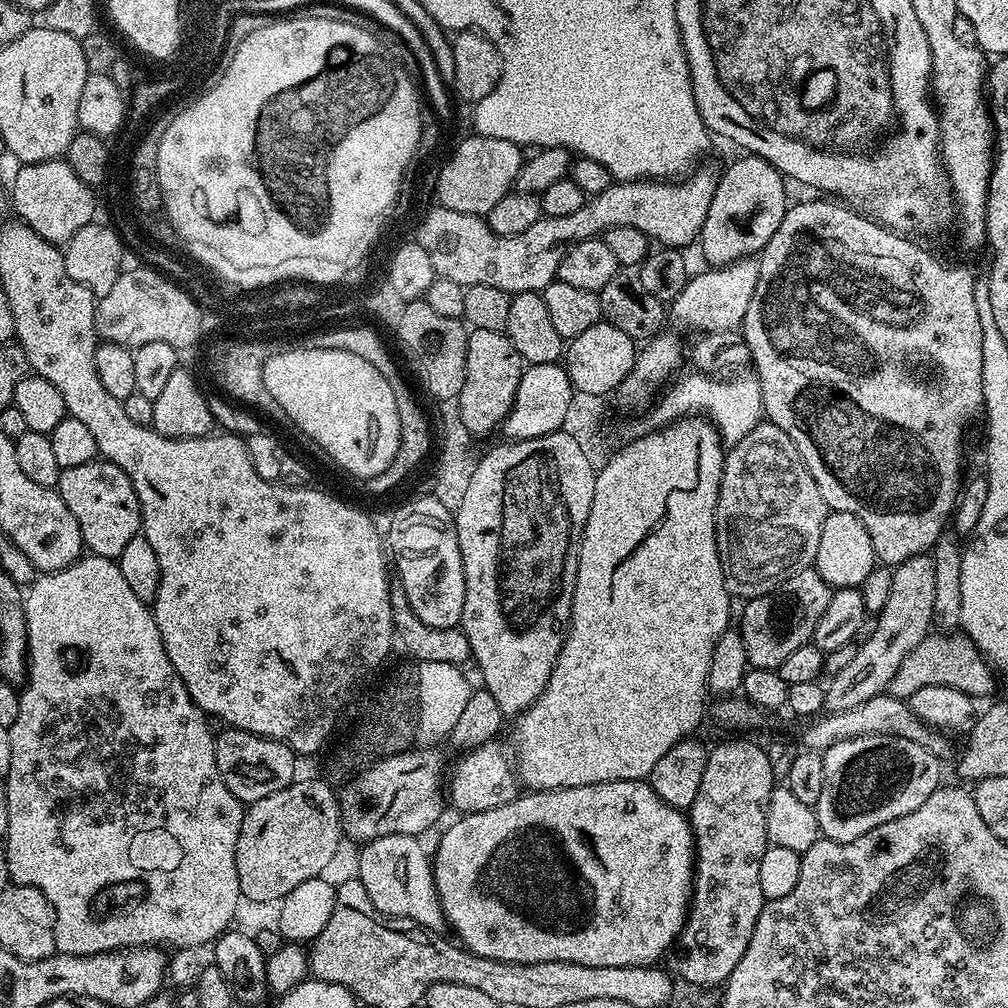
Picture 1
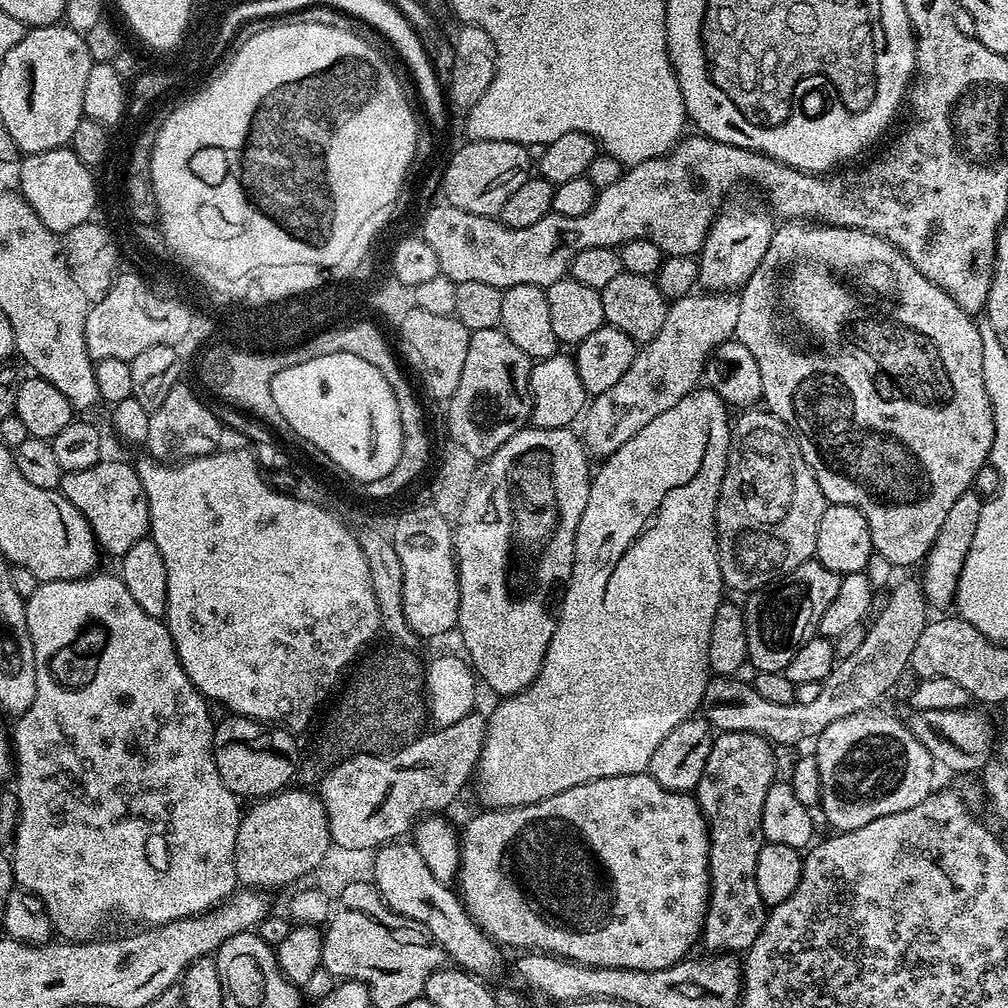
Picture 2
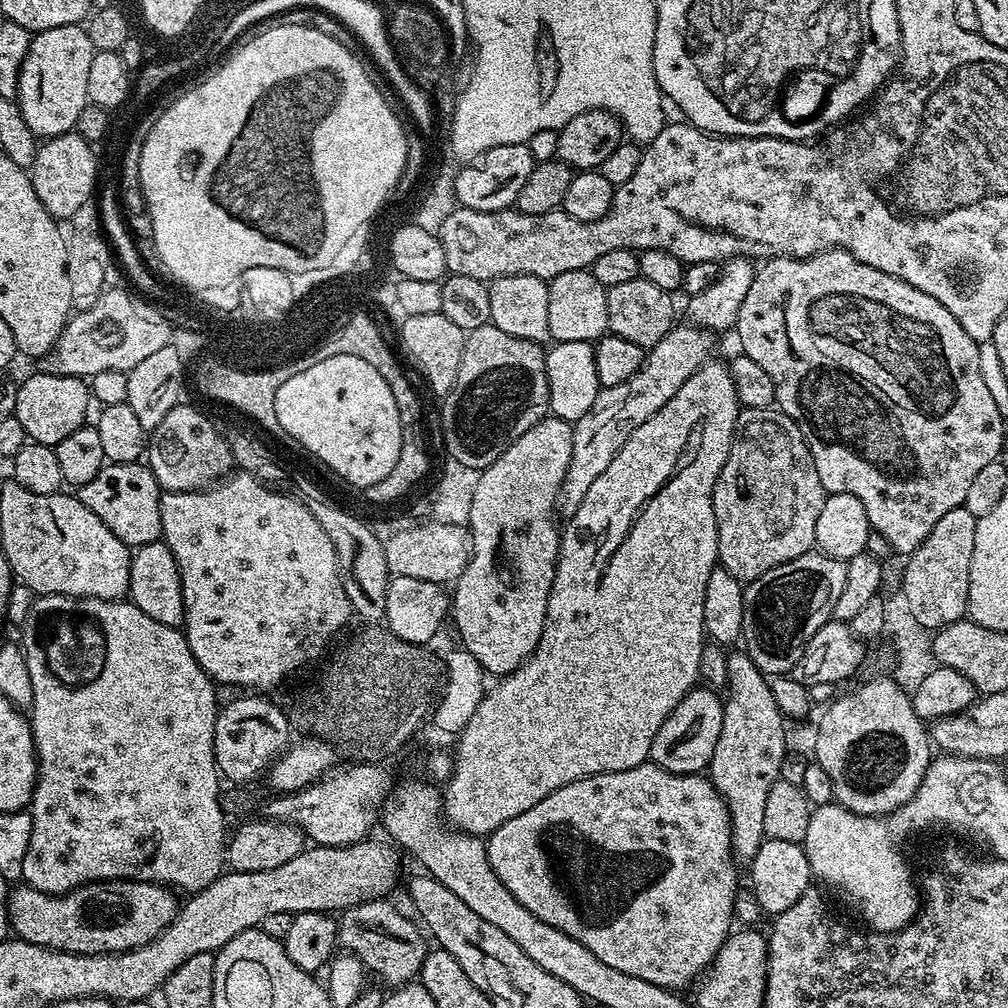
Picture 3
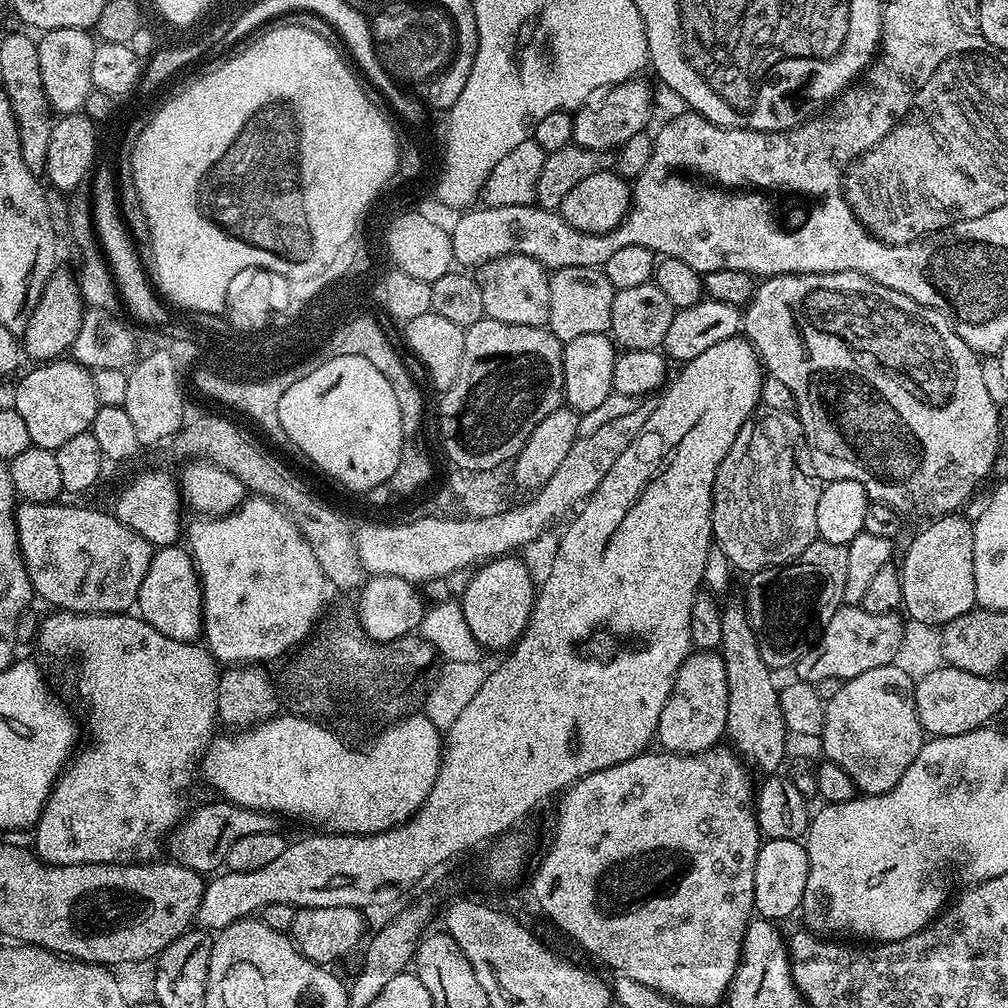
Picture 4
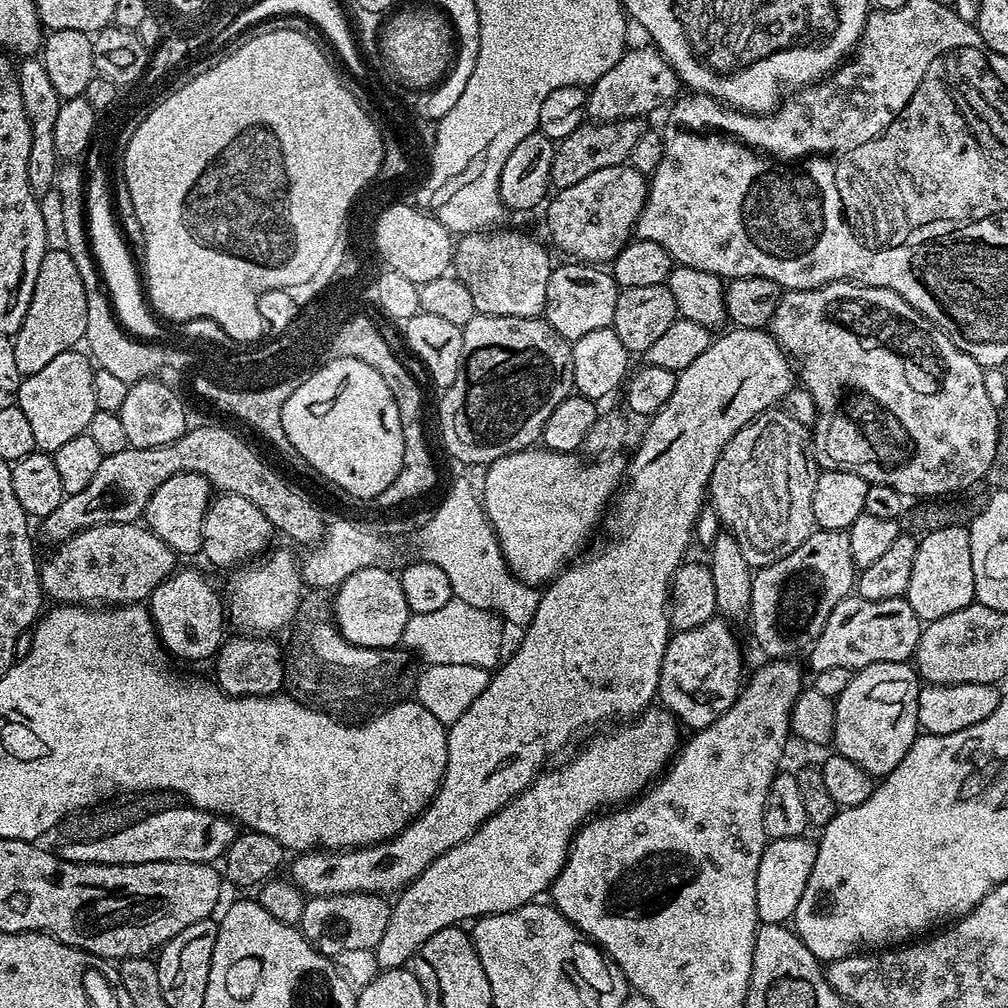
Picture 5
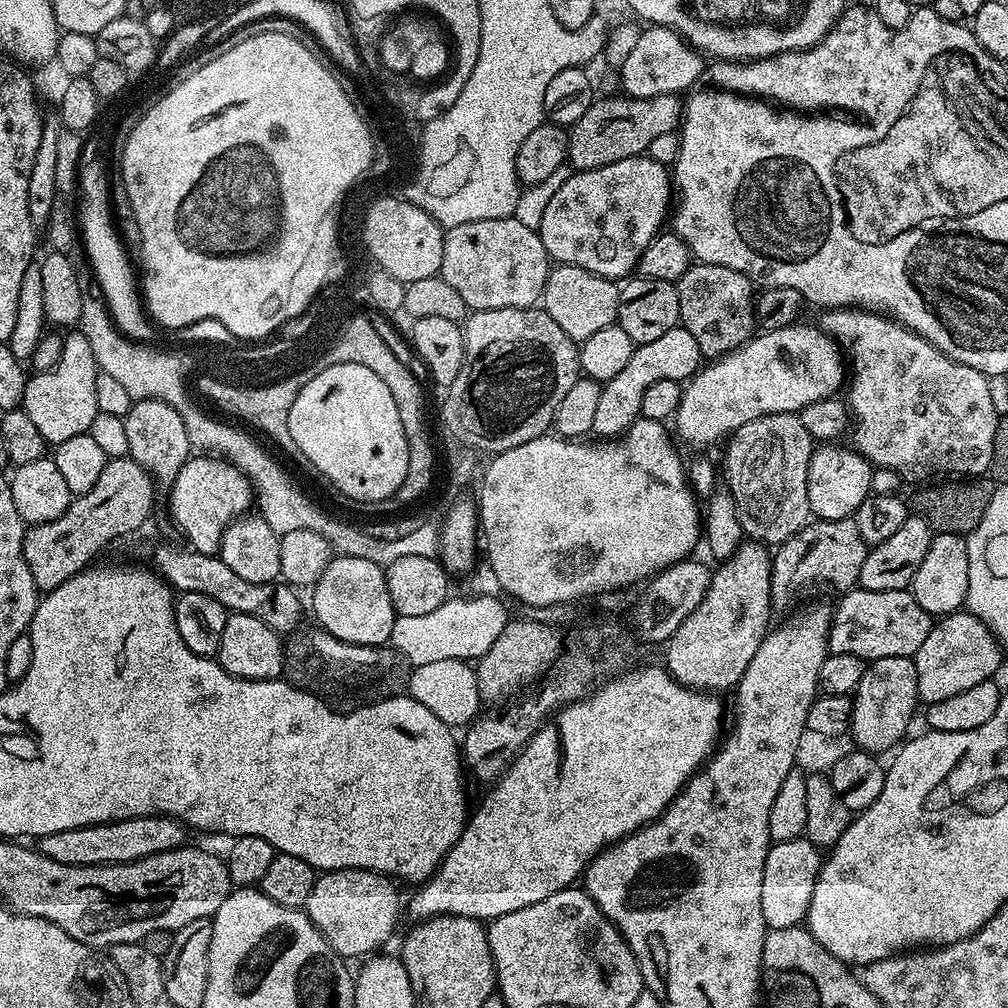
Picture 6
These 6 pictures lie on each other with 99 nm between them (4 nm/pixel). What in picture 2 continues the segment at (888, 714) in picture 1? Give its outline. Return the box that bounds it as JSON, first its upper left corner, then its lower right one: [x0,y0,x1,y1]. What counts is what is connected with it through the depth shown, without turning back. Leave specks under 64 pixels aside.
[906,707,994,773]

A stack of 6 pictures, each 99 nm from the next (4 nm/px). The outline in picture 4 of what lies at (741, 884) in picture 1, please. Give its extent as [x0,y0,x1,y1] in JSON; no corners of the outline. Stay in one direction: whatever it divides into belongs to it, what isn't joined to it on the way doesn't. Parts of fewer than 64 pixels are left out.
[718,603,789,774]

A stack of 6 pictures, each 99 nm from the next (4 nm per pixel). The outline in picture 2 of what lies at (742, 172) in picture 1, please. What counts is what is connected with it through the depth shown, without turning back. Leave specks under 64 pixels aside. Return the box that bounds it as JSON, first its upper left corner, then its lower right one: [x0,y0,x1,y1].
[698,208,774,294]

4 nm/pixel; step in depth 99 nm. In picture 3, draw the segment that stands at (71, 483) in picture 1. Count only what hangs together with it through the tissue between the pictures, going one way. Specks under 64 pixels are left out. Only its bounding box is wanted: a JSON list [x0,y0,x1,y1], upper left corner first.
[78,462,162,546]

